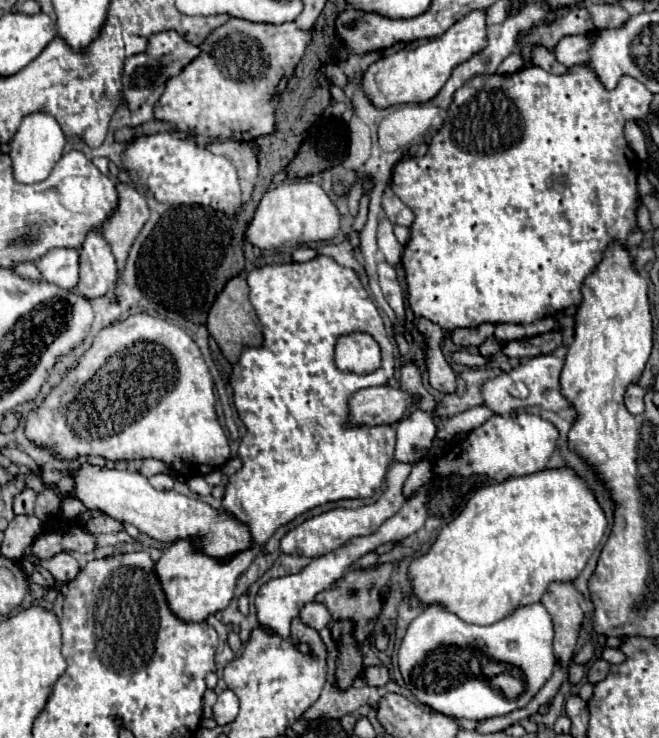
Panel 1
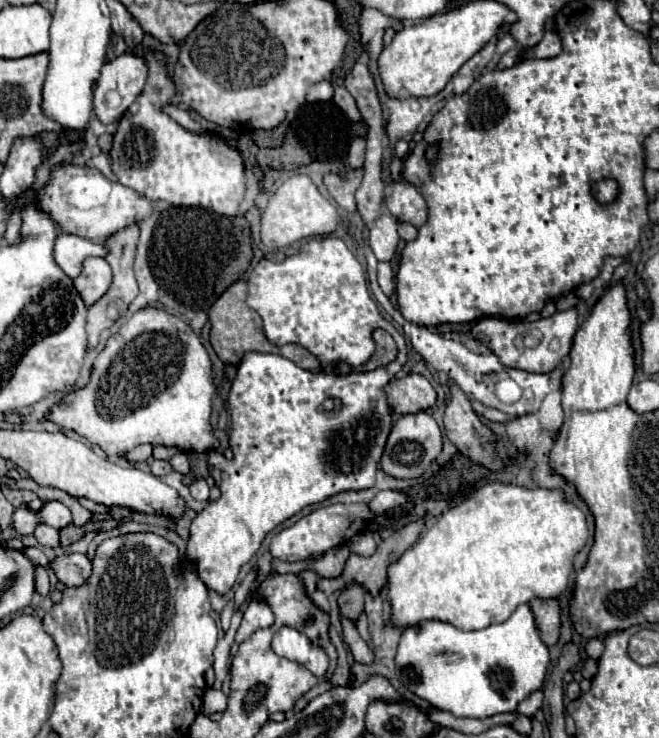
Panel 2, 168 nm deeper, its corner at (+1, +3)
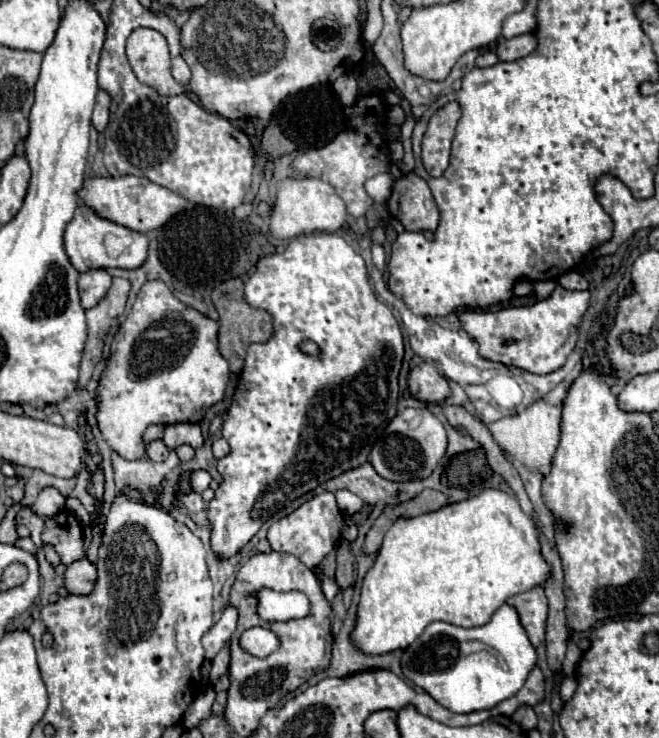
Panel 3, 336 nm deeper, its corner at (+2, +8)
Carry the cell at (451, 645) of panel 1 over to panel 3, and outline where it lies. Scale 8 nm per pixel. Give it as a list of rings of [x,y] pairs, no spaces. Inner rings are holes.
[[[504,604],[488,624],[478,628],[460,628],[446,622],[432,622],[422,632],[422,636],[402,652],[400,658],[404,676],[428,692],[438,704],[456,714],[488,710],[514,696],[524,686],[536,662],[538,654],[520,624],[520,616],[516,608],[508,604]],[[464,640],[480,640],[486,646],[492,646],[504,658],[504,668],[498,666],[496,660],[486,652],[458,658],[458,642]]]

